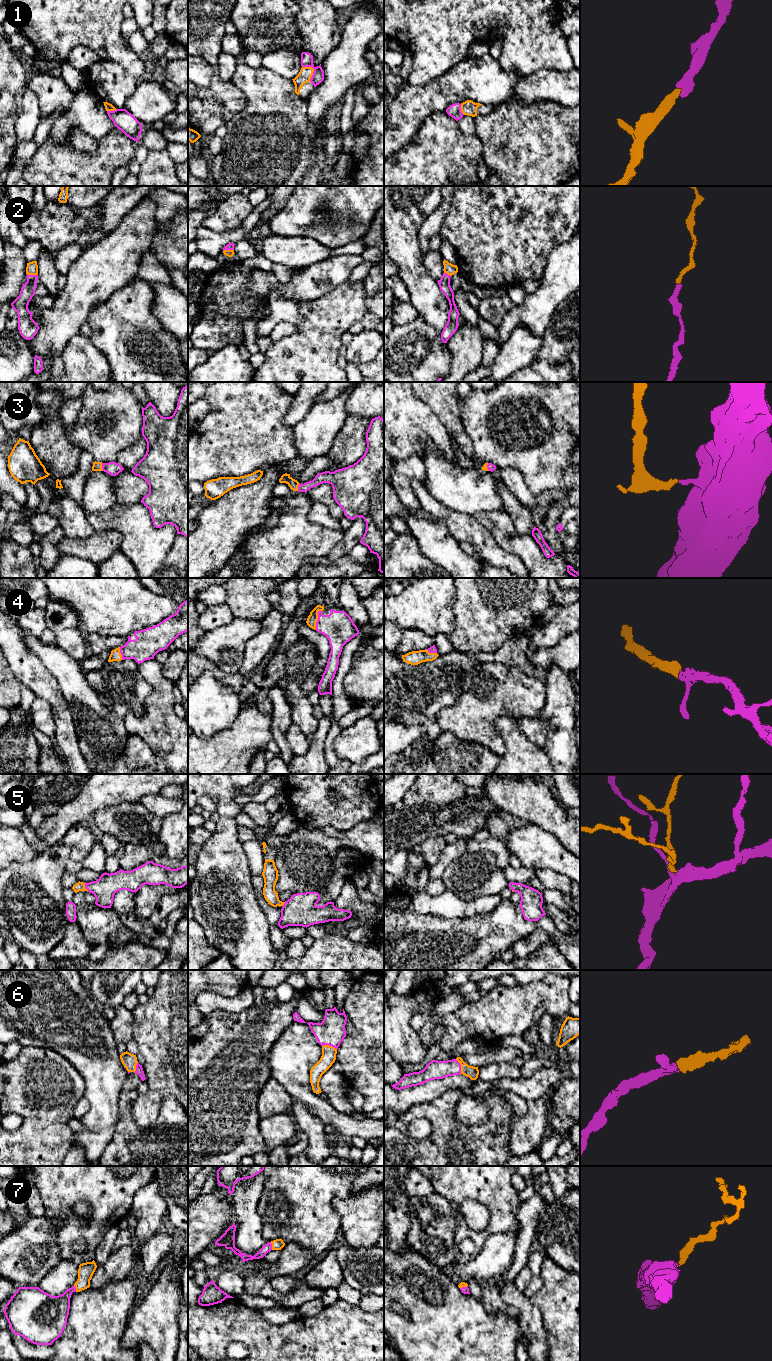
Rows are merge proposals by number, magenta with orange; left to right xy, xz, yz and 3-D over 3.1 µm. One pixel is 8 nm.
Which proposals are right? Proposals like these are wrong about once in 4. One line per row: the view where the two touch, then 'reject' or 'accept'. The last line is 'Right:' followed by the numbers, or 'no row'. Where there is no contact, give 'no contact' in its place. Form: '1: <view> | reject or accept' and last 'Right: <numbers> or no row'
1: xz | accept
2: xy | accept
3: xy | accept
4: xz | accept
5: xy | accept
6: xz | accept
7: xz | accept
Right: 1, 2, 3, 4, 5, 6, 7

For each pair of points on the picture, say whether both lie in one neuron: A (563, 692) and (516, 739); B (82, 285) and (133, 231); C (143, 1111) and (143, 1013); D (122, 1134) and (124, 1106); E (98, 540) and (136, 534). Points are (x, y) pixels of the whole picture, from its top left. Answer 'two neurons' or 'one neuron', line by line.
A: two neurons
B: one neuron
C: one neuron
D: one neuron
E: two neurons

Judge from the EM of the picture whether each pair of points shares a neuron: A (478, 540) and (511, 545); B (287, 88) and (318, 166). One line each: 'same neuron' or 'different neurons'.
A: different neurons
B: same neuron

